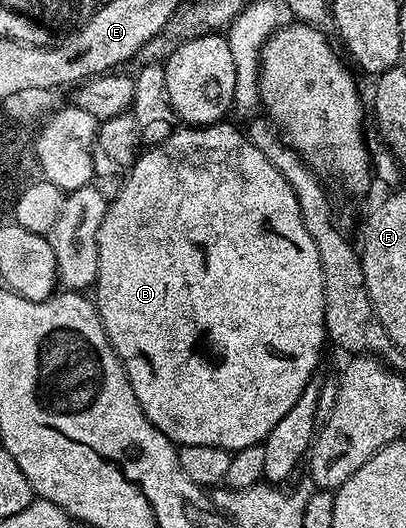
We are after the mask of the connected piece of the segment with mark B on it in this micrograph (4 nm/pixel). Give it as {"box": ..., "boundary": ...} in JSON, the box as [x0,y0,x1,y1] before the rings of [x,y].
{"box":[92,121,328,453],"boundary":[[[219,121],[208,127],[179,126],[166,140],[143,150],[134,160],[134,167],[124,181],[120,193],[115,199],[109,200],[106,216],[98,230],[98,281],[92,288],[92,299],[97,306],[98,316],[102,319],[104,329],[108,333],[108,341],[114,347],[115,353],[120,357],[128,373],[128,381],[136,393],[136,401],[140,401],[148,421],[152,421],[152,425],[156,425],[156,429],[160,429],[160,433],[167,435],[171,443],[175,445],[212,445],[233,453],[265,443],[268,433],[276,429],[280,417],[284,417],[284,413],[288,413],[288,409],[292,409],[292,405],[296,405],[296,401],[300,401],[302,394],[311,386],[310,378],[313,377],[314,370],[317,369],[318,362],[322,359],[322,346],[327,346],[328,340],[324,321],[324,273],[320,265],[320,253],[316,249],[316,241],[312,241],[312,237],[308,237],[308,229],[304,229],[300,205],[288,181],[280,173],[280,169],[276,169],[276,165],[272,165],[272,161],[268,161],[268,157],[264,157],[264,153],[260,153],[260,149],[256,149],[254,142],[243,132],[241,135],[236,128],[229,127],[226,123],[228,122]]]}

